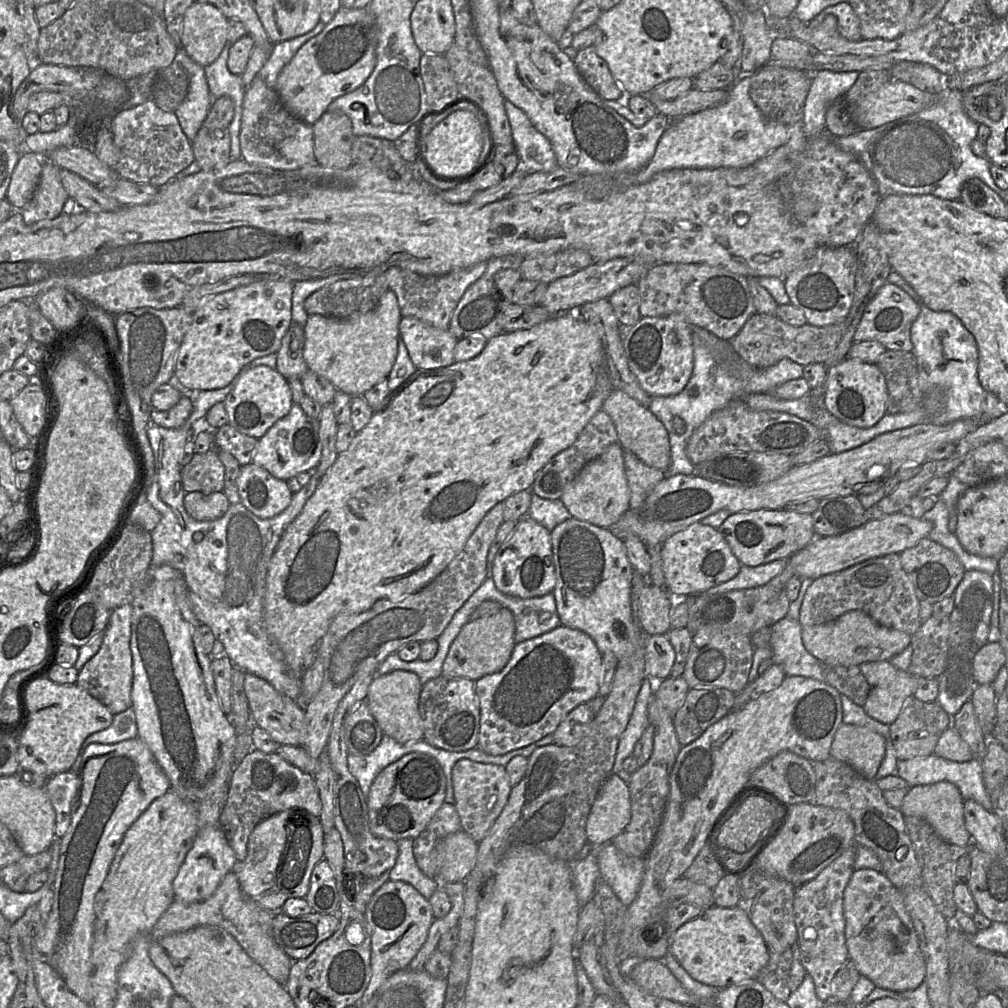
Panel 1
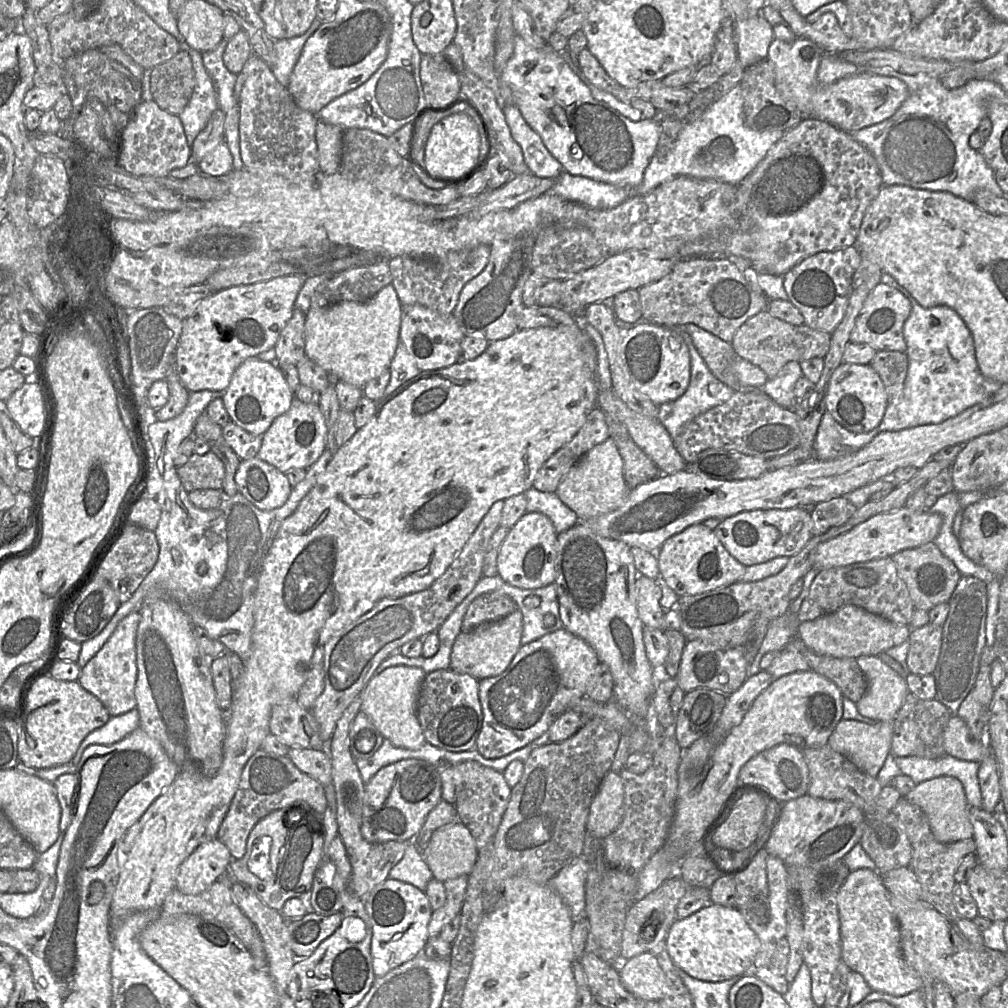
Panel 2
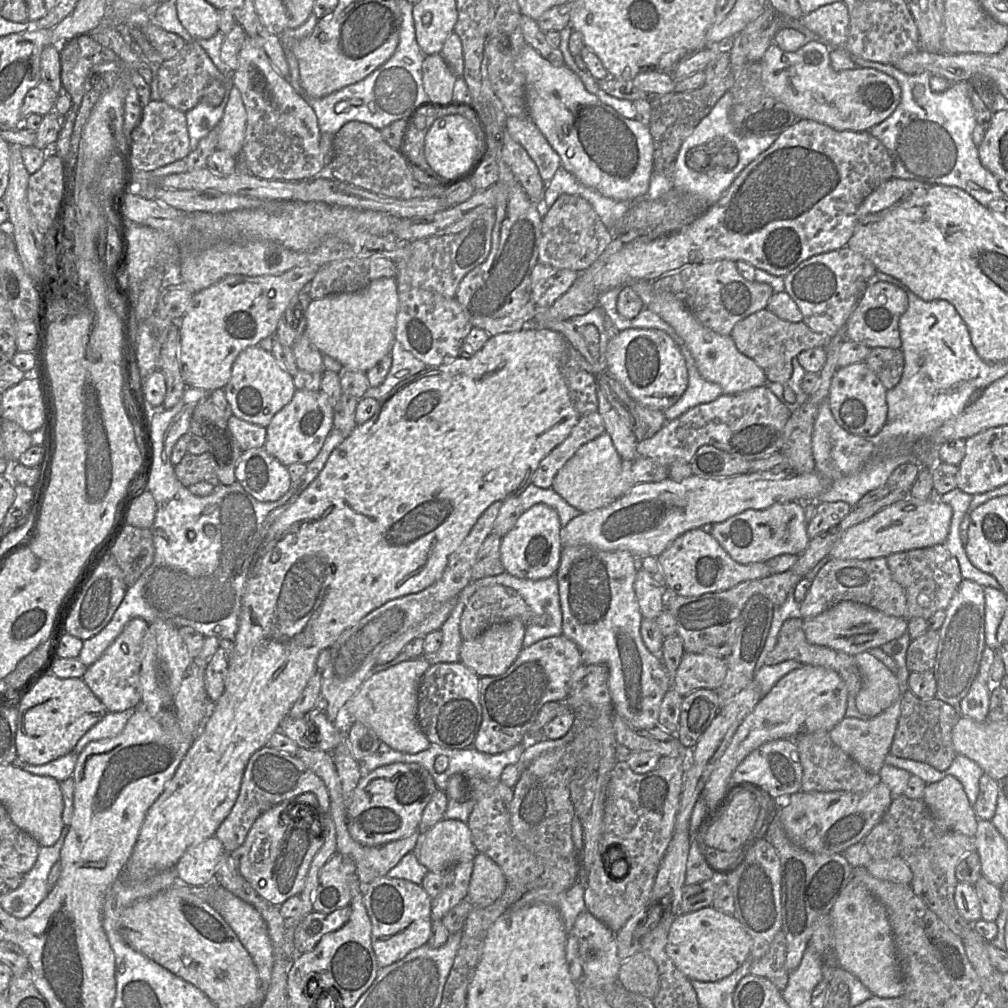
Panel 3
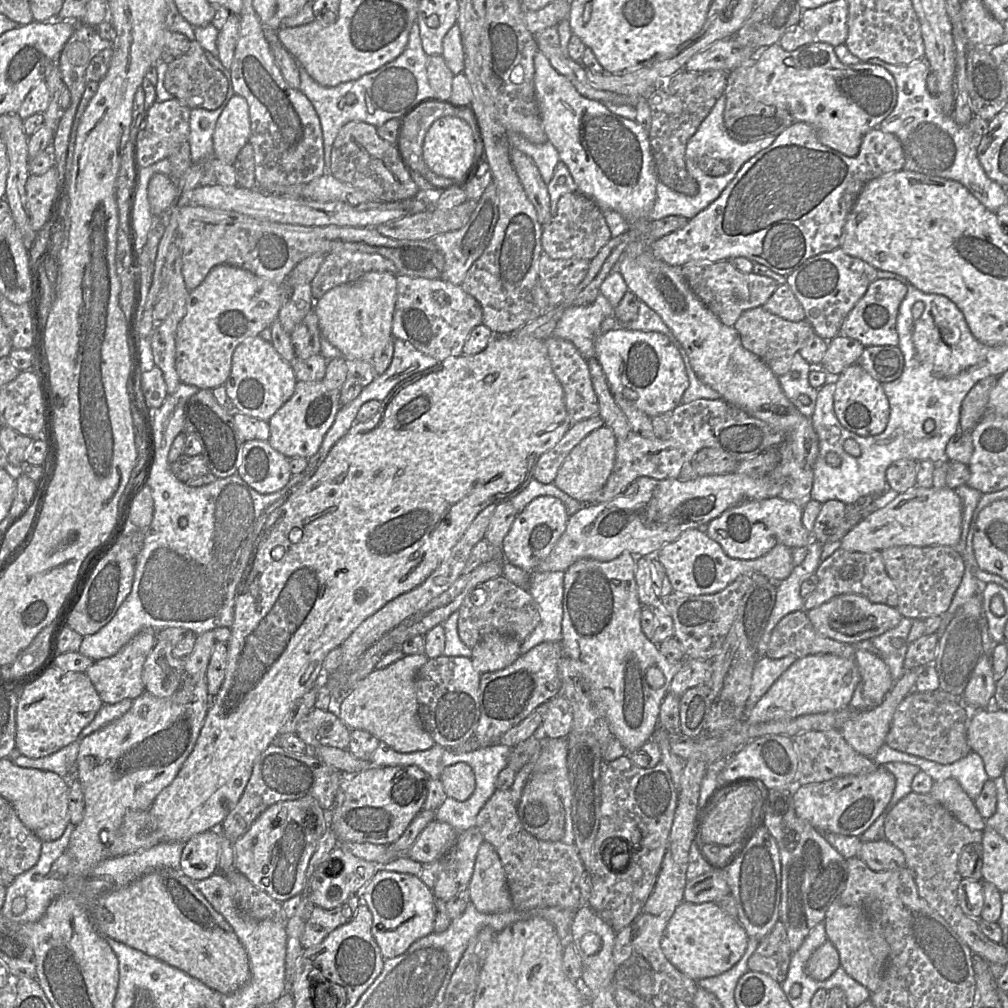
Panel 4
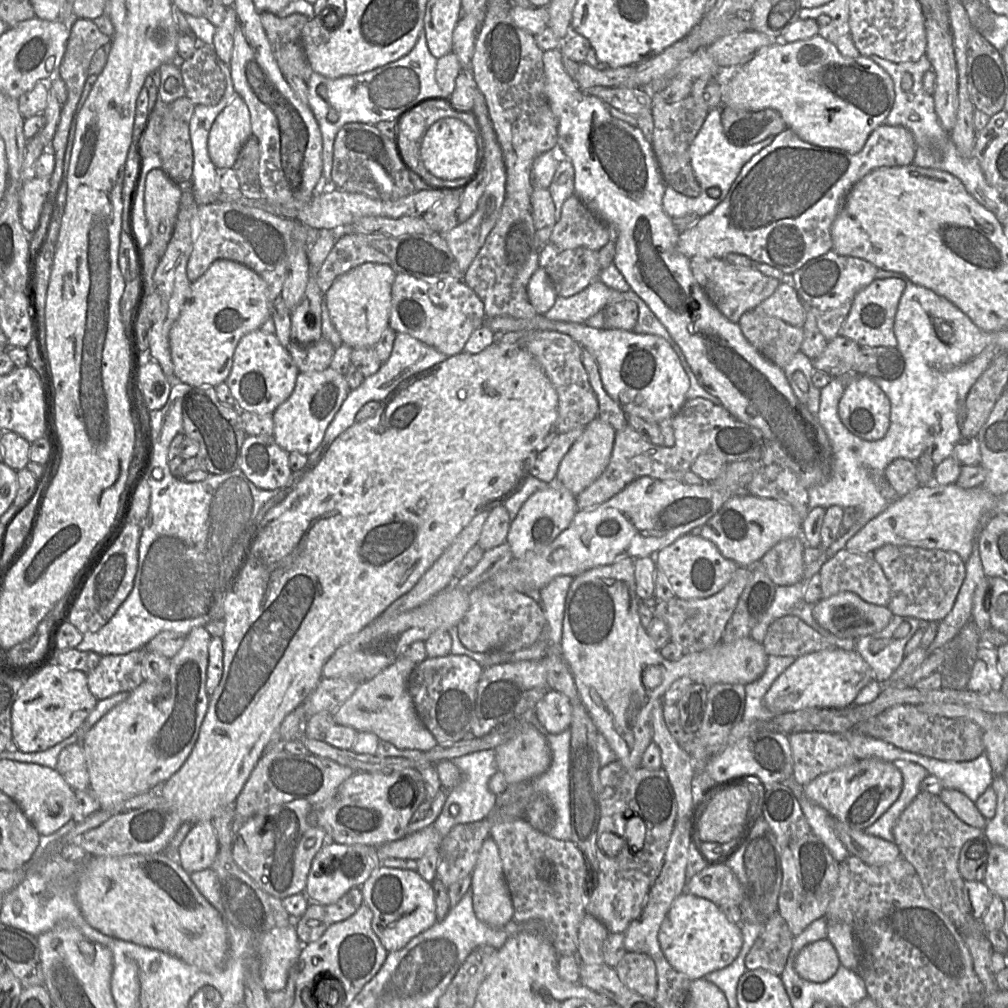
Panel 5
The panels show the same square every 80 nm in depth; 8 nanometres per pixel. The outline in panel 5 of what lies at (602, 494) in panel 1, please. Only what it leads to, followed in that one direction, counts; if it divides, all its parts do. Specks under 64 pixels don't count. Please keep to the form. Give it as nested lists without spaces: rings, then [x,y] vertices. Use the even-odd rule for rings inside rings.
[[[599,417],[591,421],[560,462],[556,479],[574,495],[591,485],[606,469],[613,450],[616,430]]]

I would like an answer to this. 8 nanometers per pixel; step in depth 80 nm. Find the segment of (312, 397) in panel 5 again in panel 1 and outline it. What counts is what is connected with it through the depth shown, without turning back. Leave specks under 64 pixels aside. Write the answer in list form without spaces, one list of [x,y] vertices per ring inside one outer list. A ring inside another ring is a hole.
[[[293,404],[289,413],[276,421],[258,439],[252,463],[266,469],[275,478],[287,481],[301,472],[313,472],[321,457],[319,420],[308,417],[300,404]]]

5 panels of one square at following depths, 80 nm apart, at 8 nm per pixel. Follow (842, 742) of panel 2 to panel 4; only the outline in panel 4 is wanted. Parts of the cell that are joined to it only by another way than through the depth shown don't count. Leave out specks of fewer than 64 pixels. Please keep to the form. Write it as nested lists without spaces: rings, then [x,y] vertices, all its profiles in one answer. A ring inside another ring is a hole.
[[[924,667],[907,670],[894,682],[883,702],[860,715],[846,721],[839,732],[859,754],[873,759],[878,750],[885,744],[895,710],[900,703],[914,690],[915,682]]]

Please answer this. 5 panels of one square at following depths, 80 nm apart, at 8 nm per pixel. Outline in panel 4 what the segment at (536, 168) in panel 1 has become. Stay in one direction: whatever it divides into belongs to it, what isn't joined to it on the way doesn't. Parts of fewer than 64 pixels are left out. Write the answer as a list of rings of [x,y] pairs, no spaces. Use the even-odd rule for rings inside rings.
[[[508,132],[510,148],[516,148],[530,157],[537,166],[543,181],[548,184],[559,161],[556,148],[548,140],[545,143],[534,144],[516,132]]]

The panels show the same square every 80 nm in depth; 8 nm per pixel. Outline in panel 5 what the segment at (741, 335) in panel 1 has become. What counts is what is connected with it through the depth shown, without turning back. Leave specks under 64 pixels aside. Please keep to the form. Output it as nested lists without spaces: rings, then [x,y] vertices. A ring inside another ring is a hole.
[[[757,309],[746,311],[738,321],[746,339],[765,358],[784,369],[800,351],[804,331]]]

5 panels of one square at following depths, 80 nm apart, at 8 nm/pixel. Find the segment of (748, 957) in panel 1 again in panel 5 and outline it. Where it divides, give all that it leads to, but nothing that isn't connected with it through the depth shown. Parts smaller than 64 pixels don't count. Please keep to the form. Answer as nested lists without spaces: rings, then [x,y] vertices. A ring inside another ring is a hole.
[[[684,892],[664,918],[658,941],[668,963],[693,981],[732,964],[741,951],[743,935],[740,924],[729,921],[717,904]]]

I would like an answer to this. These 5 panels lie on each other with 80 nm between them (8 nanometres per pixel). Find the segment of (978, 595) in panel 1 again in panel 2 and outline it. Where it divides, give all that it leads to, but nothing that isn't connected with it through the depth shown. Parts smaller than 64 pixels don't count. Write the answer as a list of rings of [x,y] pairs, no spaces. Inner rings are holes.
[[[962,576],[950,600],[949,614],[943,624],[942,645],[933,676],[935,698],[953,715],[974,687],[980,668],[980,658],[986,644],[986,617],[988,607],[987,584],[973,576]]]

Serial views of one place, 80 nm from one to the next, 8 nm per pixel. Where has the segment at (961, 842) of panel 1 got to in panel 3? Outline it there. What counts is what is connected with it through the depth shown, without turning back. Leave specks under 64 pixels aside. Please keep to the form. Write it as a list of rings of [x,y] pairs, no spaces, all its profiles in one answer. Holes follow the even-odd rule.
[[[954,776],[926,785],[922,800],[938,825],[967,836],[975,836],[978,817],[962,783]]]

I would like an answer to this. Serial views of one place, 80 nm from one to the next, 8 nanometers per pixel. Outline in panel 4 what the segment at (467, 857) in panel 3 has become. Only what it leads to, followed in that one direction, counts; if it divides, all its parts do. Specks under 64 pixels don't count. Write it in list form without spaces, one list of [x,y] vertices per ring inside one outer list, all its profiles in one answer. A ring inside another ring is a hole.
[[[434,819],[422,830],[405,856],[421,864],[441,860],[455,845],[458,835],[459,832],[448,823]]]

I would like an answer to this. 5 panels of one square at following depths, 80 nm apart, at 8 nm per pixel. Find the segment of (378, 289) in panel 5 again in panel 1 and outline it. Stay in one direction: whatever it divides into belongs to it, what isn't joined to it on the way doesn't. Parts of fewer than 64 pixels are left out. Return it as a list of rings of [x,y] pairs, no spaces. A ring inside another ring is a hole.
[[[390,289],[384,292],[378,305],[367,313],[353,314],[347,319],[328,318],[319,314],[309,315],[304,326],[303,359],[309,370],[329,380],[337,390],[350,396],[362,396],[389,375],[397,356],[401,318],[397,297]]]

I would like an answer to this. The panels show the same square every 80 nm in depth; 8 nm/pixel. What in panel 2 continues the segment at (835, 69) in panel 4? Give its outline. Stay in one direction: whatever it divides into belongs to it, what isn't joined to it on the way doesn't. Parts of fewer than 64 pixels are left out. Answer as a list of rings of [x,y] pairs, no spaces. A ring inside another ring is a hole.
[[[774,38],[768,49],[767,60],[774,66],[777,91],[786,101],[795,104],[804,118],[822,120],[843,131],[855,132],[890,118],[909,95],[900,79],[866,71],[822,85],[817,72],[823,55],[818,45],[804,38],[793,41]]]

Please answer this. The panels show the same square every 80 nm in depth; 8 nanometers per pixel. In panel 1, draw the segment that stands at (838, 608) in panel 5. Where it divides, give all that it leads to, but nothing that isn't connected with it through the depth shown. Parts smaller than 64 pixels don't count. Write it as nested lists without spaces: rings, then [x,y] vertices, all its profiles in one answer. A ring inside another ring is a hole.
[[[861,610],[848,611],[827,623],[802,626],[801,636],[807,651],[825,666],[859,666],[864,662],[890,660],[911,643],[911,635],[880,625]]]

